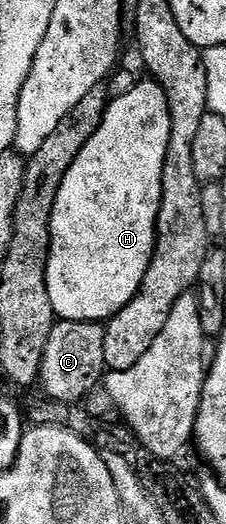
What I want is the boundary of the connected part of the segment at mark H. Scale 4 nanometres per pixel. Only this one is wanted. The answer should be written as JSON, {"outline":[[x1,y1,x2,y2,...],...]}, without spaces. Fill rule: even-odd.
{"outline":[[153,80,136,81,131,92,110,99,105,116,89,144,65,172,51,213,51,255,47,258,47,291,56,315,63,320,110,320,139,291,155,251,155,225,161,204,165,152,171,117,161,87]]}

